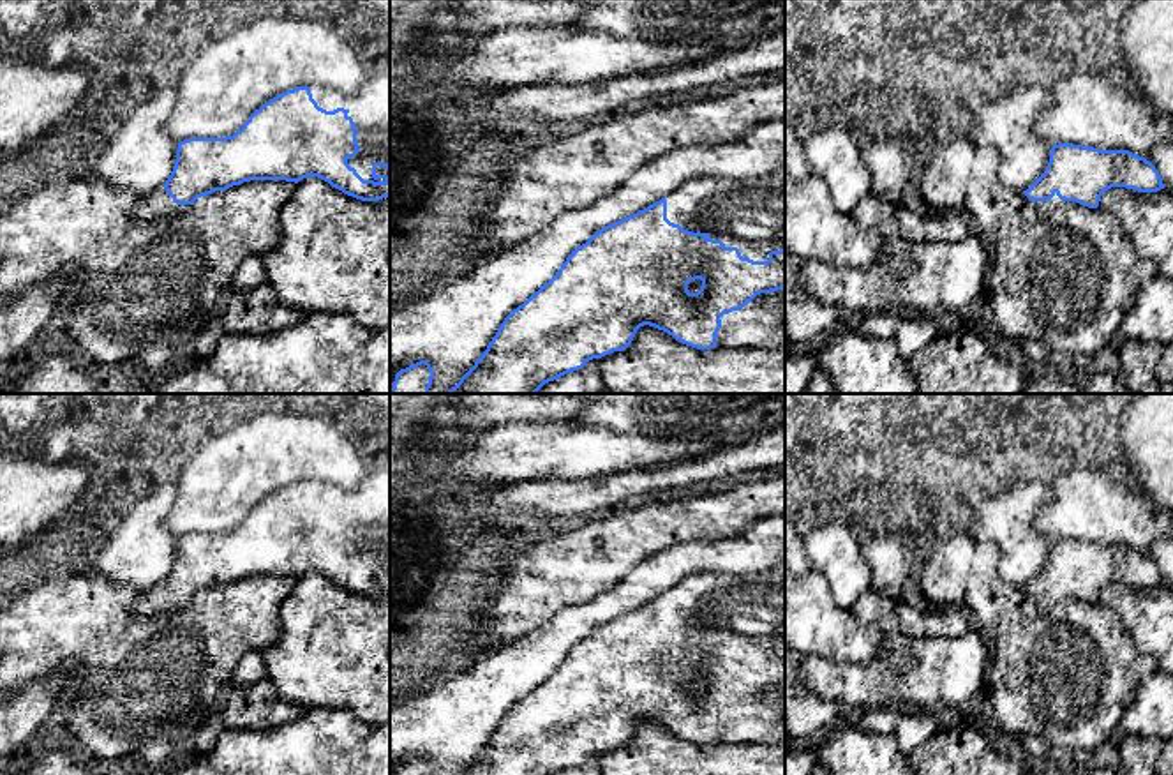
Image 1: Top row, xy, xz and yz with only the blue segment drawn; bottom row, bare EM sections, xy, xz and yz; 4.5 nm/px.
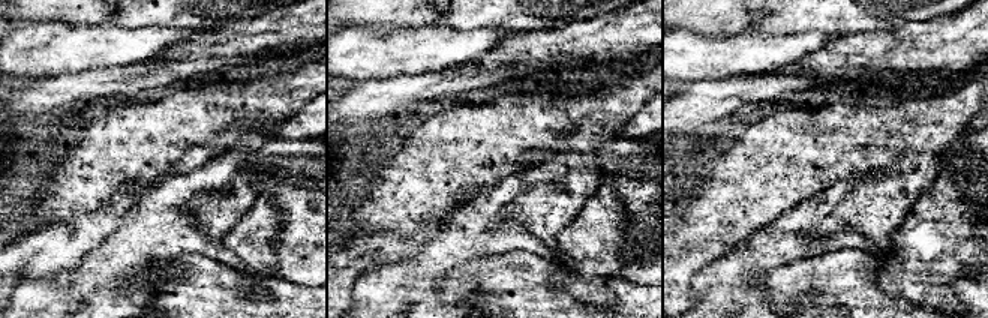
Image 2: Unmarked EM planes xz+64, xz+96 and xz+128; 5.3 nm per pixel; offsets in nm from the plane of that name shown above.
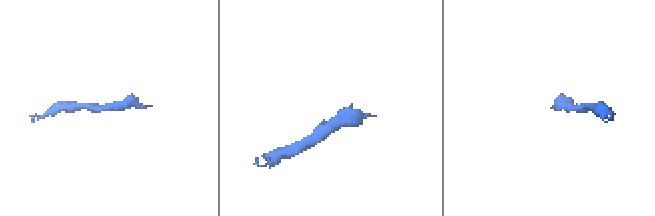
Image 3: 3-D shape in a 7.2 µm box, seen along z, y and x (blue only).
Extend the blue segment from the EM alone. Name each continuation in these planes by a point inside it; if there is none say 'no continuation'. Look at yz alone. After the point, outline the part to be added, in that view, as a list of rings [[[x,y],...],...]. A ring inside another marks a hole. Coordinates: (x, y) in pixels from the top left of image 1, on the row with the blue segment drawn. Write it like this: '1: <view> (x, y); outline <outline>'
1: yz (1043, 209); outline [[[1055,192],[1055,196],[1050,201],[1032,201],[1028,199],[1034,207],[1039,217],[1046,217],[1050,215],[1057,207],[1060,207],[1062,203],[1065,203],[1064,199],[1060,199]]]

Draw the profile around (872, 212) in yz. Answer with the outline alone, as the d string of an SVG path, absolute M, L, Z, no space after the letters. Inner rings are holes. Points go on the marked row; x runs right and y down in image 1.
M868 192L852 210L852 217L866 229L884 237L901 237L915 242L960 242L968 235L967 222L956 212L914 214L903 205L891 205Z

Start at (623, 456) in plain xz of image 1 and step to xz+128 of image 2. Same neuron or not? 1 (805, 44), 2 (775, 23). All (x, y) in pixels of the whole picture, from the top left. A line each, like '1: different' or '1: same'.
1: same
2: different

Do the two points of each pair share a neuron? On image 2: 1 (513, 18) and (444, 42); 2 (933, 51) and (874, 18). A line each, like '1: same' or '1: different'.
1: different
2: different

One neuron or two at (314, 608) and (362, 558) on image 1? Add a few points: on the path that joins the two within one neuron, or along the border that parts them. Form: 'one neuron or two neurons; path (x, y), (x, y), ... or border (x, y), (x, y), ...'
two neurons; border (297, 578), (320, 572), (348, 590), (371, 597)

